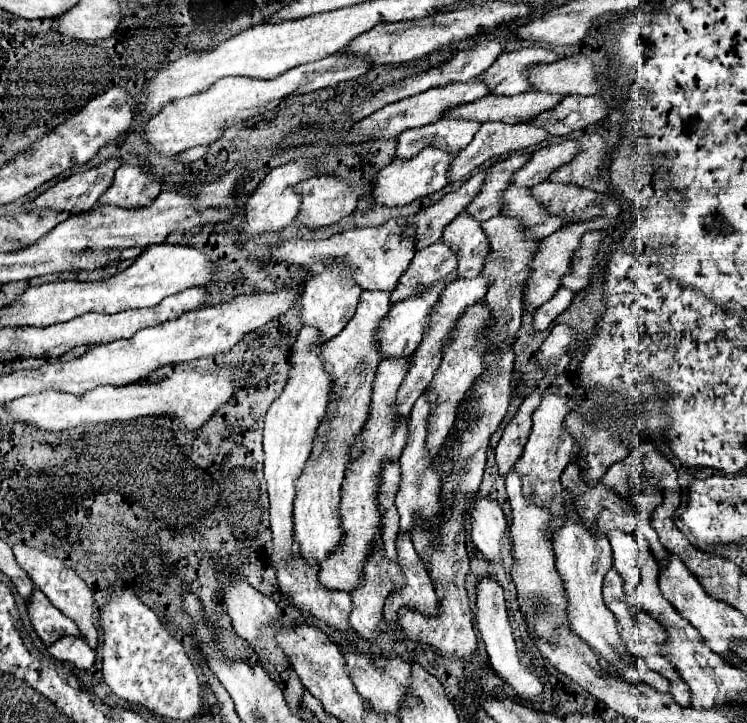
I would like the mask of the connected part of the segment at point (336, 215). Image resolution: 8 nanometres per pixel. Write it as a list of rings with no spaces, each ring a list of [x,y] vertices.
[[[333,176],[307,178],[295,186],[295,192],[301,196],[297,226],[309,230],[337,224],[355,210],[359,200],[347,182]]]

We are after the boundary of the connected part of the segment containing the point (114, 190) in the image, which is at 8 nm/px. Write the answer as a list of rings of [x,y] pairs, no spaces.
[[[119,166],[113,184],[99,196],[99,206],[119,208],[145,208],[161,192],[161,182],[155,182],[147,174],[141,174],[137,166]]]

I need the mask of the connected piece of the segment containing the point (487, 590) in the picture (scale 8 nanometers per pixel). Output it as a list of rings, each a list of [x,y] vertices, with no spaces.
[[[483,576],[479,578],[477,582],[477,600],[475,600],[475,606],[477,606],[477,614],[475,614],[475,620],[477,620],[477,628],[481,632],[481,638],[485,642],[485,648],[487,648],[487,654],[489,654],[489,664],[491,668],[507,682],[513,686],[513,690],[529,700],[529,702],[535,702],[541,692],[543,692],[543,684],[541,680],[535,676],[535,674],[529,674],[521,662],[519,662],[519,656],[517,656],[517,646],[515,646],[515,638],[513,638],[513,630],[511,630],[511,624],[509,624],[509,616],[507,616],[507,610],[505,610],[505,598],[503,598],[503,588],[499,586],[499,582],[493,578],[493,576]]]

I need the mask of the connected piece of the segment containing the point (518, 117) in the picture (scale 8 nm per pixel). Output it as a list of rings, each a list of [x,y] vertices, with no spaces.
[[[523,92],[517,96],[495,96],[487,94],[483,100],[475,100],[471,104],[459,104],[443,112],[441,118],[457,118],[457,120],[477,120],[477,122],[529,122],[537,114],[553,108],[561,96],[551,96],[543,92]]]

